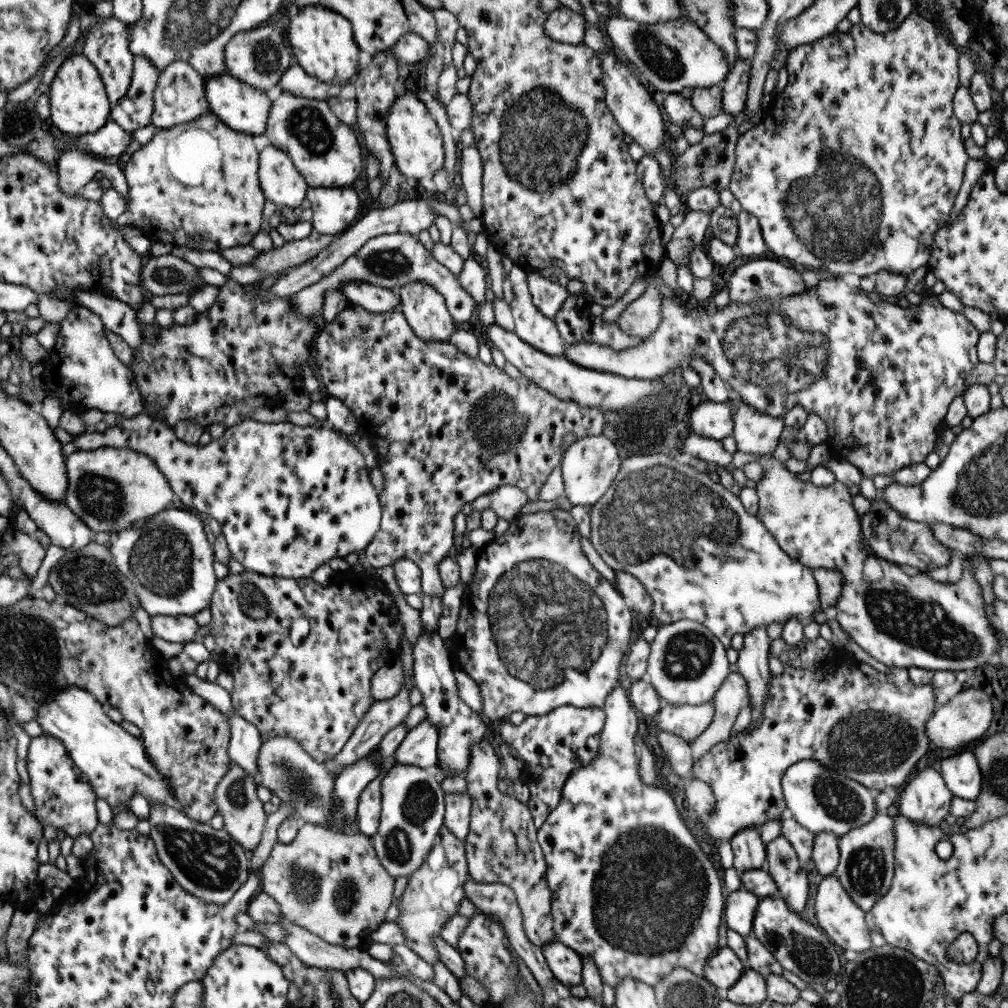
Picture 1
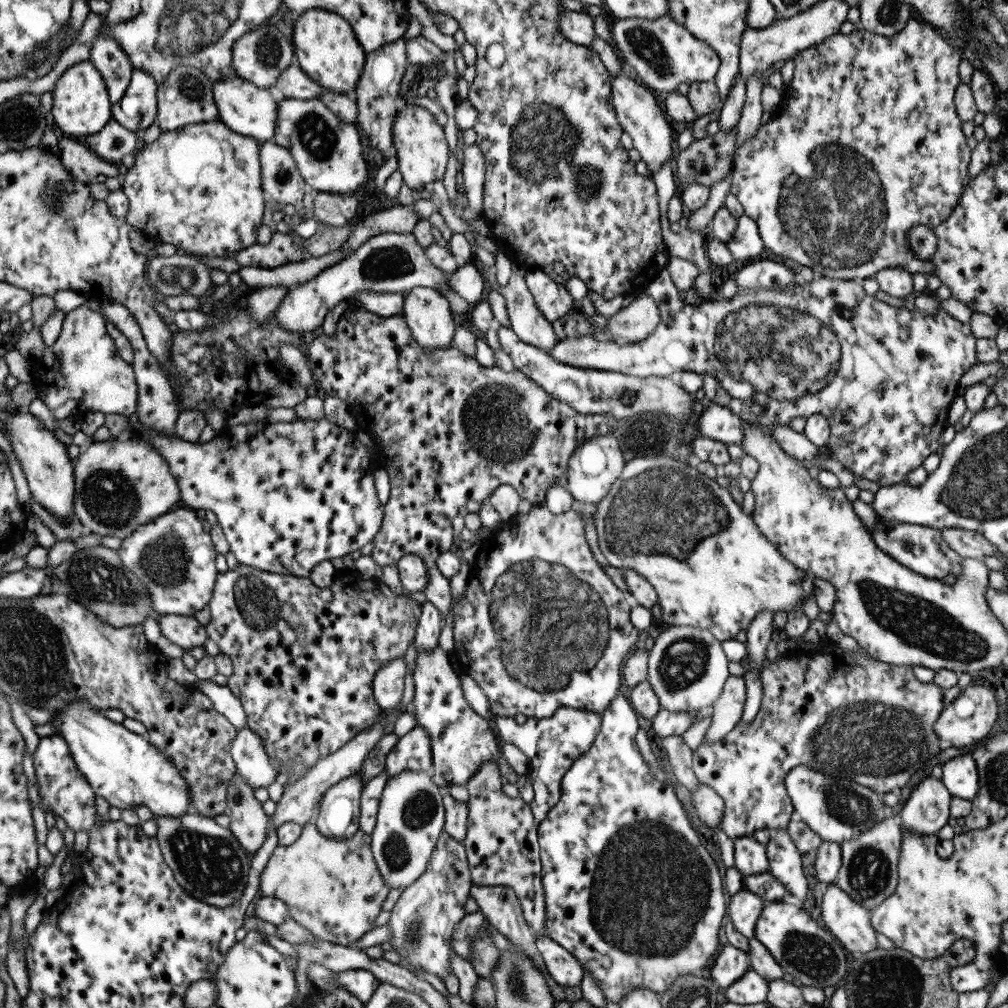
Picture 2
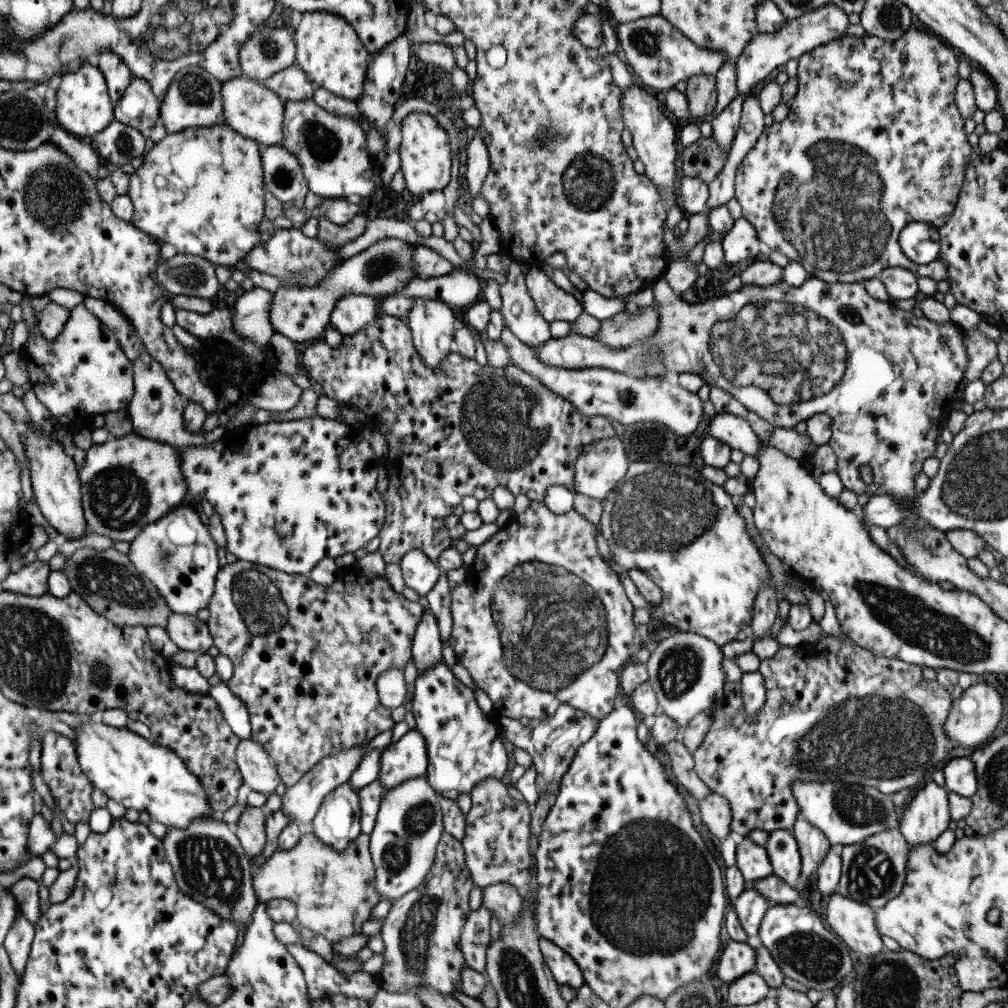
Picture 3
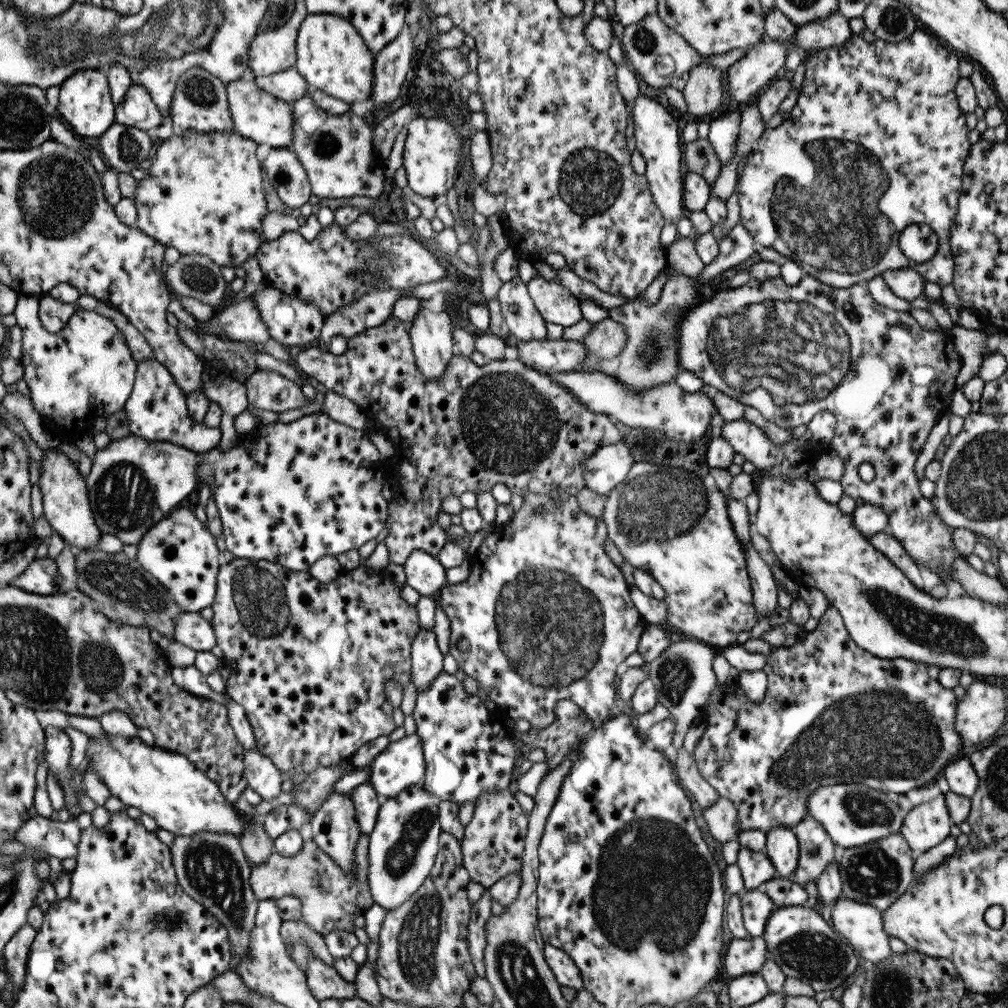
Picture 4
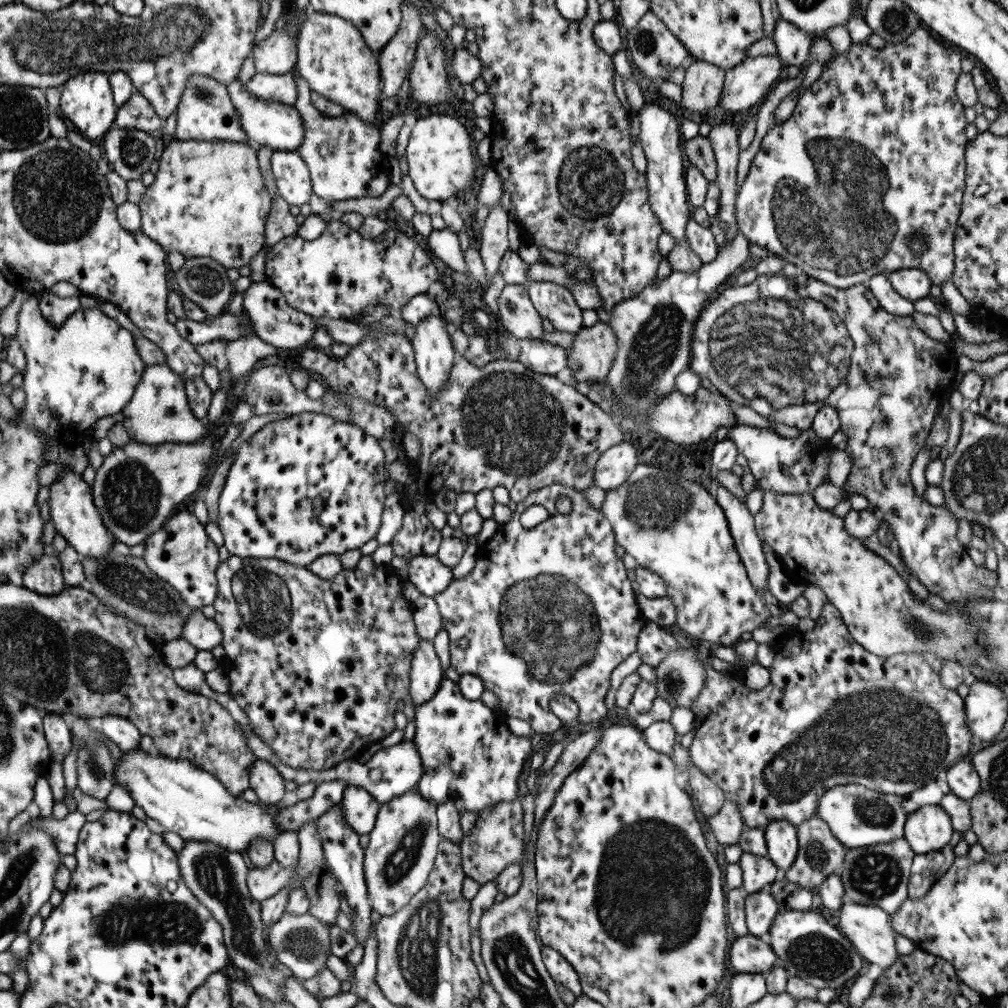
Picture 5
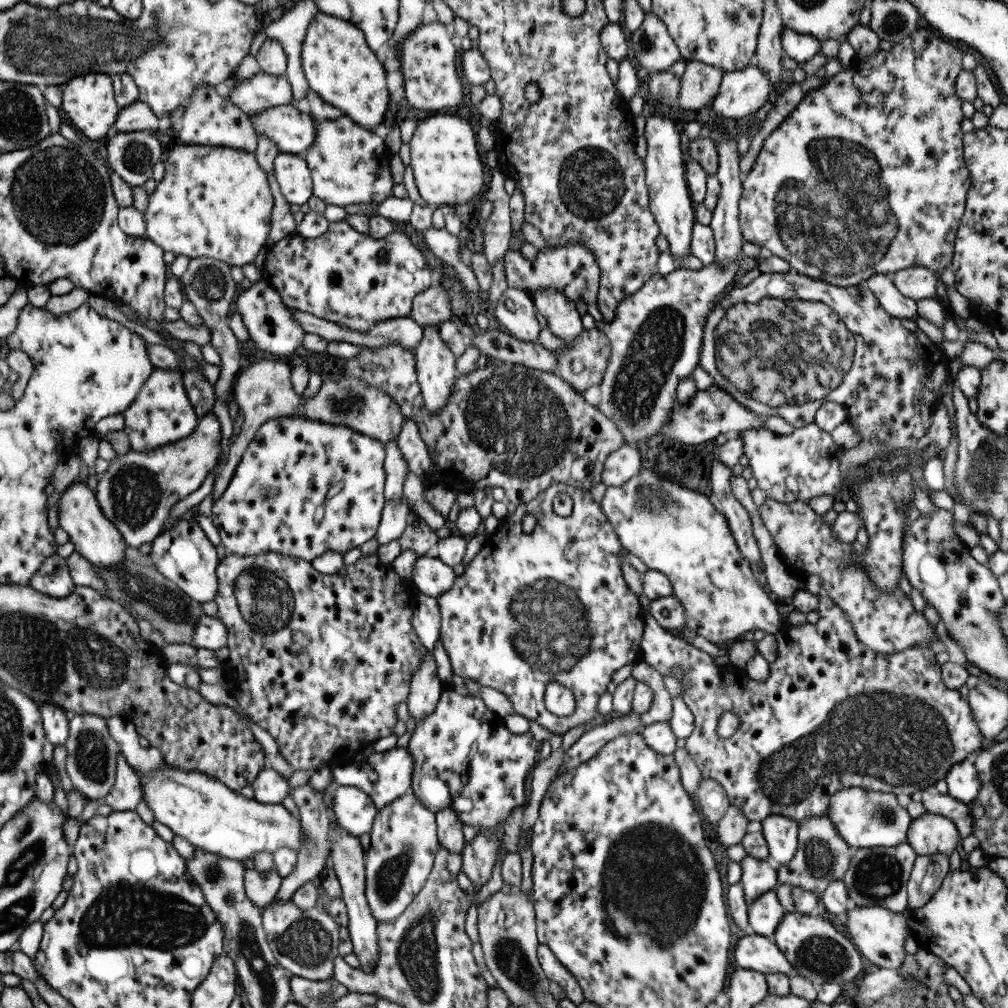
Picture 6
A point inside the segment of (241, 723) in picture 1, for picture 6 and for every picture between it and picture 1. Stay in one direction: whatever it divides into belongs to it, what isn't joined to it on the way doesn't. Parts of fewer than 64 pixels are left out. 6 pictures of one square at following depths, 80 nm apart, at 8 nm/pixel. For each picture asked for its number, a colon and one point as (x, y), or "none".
2: (251, 762)
3: (257, 770)
4: (261, 776)
5: (265, 779)
6: (269, 787)

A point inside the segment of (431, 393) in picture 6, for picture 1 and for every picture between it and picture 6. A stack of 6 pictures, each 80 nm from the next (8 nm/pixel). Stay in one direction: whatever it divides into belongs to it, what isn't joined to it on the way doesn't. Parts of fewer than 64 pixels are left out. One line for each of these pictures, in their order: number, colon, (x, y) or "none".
1: (423, 307)
2: (426, 313)
3: (430, 322)
4: (430, 334)
5: (433, 353)

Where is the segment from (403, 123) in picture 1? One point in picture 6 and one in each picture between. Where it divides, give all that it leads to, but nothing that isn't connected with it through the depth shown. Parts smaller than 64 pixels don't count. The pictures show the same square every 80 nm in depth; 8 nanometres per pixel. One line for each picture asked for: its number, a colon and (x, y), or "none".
2: (421, 151)
3: (425, 150)
4: (431, 154)
5: (438, 152)
6: (446, 161)

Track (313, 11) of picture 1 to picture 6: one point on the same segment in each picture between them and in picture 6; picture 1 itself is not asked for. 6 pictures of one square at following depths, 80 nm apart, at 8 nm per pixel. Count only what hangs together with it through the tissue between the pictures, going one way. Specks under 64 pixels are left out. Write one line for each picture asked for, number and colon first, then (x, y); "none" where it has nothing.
2: (325, 49)
3: (327, 50)
4: (330, 55)
5: (331, 56)
6: (337, 64)

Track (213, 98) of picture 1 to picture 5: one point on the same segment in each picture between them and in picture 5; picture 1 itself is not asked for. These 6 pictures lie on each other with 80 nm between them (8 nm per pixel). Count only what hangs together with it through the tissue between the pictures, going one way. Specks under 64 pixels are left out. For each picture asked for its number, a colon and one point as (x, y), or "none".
2: (250, 111)
3: (250, 109)
4: (255, 115)
5: (277, 125)

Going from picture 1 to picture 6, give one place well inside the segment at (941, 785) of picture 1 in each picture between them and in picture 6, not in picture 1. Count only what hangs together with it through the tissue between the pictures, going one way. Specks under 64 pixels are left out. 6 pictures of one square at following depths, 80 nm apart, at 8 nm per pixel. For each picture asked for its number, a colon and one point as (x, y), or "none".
2: (925, 810)
3: (926, 815)
4: (923, 826)
5: (927, 829)
6: (928, 834)

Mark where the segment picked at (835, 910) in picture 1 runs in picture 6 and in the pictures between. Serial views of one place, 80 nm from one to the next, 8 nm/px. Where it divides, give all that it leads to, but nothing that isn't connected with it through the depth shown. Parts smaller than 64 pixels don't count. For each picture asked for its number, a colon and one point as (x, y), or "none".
2: (848, 922)
3: (853, 923)
4: (859, 925)
5: (867, 928)
6: (878, 934)

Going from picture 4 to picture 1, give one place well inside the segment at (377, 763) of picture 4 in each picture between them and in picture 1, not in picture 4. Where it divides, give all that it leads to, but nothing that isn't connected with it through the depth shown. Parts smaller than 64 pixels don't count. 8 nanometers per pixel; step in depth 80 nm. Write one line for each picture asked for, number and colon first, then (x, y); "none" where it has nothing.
1: (418, 748)
2: (412, 751)
3: (406, 758)

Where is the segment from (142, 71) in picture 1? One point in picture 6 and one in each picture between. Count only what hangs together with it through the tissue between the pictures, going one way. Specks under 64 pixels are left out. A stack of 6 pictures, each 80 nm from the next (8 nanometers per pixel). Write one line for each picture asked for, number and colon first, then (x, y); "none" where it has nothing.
2: (136, 109)
3: (138, 107)
4: (137, 110)
5: (137, 113)
6: (137, 116)

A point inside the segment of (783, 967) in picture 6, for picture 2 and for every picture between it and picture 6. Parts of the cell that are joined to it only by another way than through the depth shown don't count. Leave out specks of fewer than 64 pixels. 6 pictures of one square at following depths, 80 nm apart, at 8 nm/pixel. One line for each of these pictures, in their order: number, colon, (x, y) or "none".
2: (730, 963)
3: (736, 958)
4: (743, 956)
5: (747, 954)

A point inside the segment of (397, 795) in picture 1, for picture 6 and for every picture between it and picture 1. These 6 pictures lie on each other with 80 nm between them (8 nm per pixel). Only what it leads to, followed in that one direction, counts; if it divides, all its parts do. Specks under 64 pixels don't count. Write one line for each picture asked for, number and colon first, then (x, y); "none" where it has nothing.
2: (410, 816)
3: (408, 823)
4: (402, 846)
5: (402, 845)
6: (398, 857)

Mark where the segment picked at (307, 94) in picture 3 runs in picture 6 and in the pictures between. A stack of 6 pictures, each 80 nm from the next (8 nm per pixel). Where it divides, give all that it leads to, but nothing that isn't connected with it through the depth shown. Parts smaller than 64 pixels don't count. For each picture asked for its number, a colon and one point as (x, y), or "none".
4: (288, 85)
5: (280, 88)
6: (260, 91)

